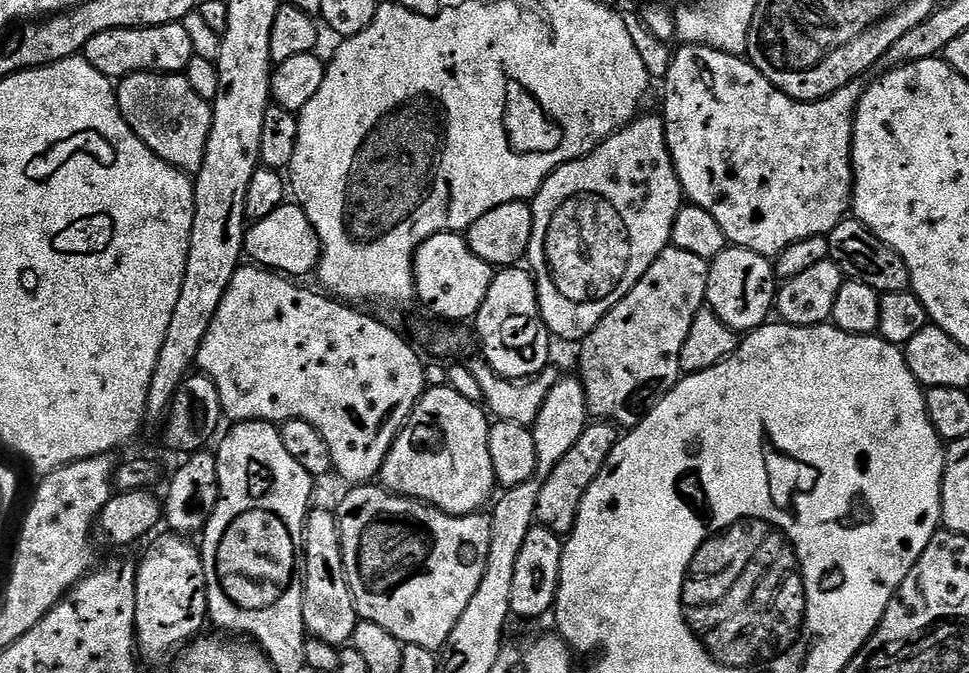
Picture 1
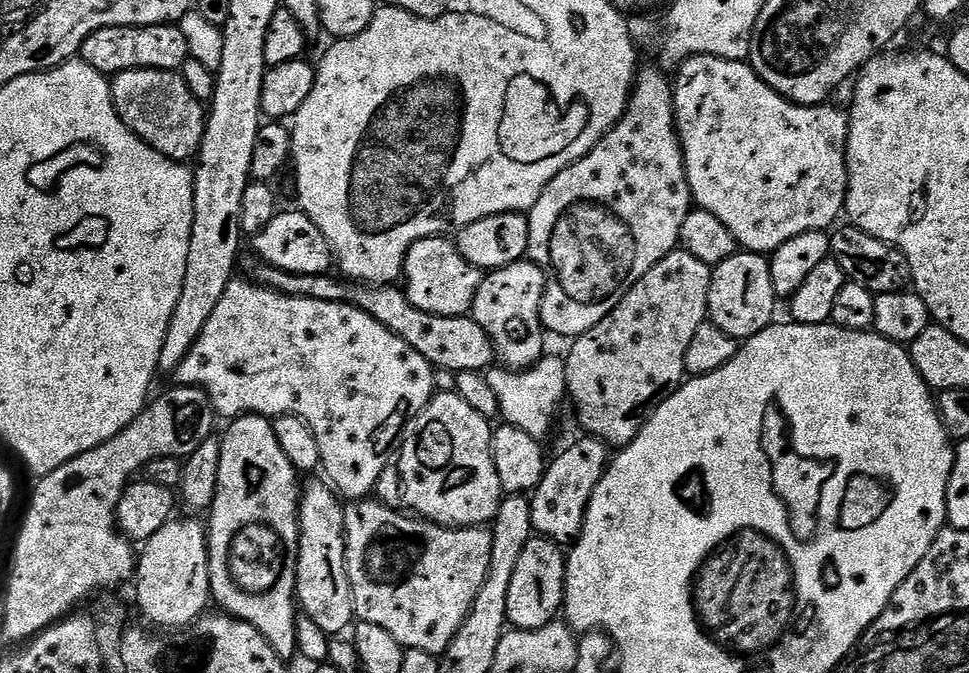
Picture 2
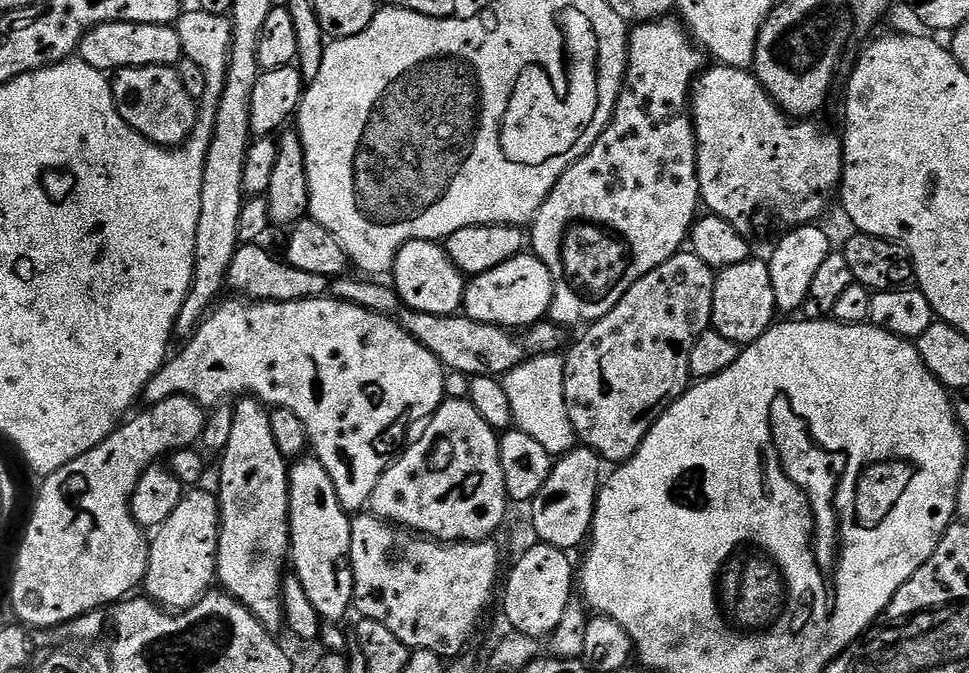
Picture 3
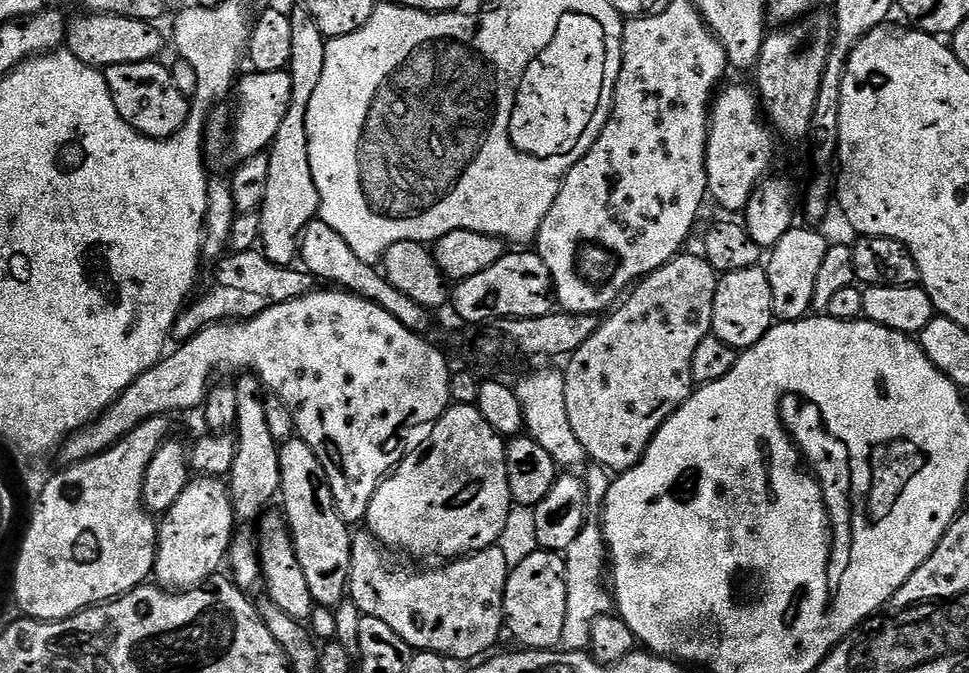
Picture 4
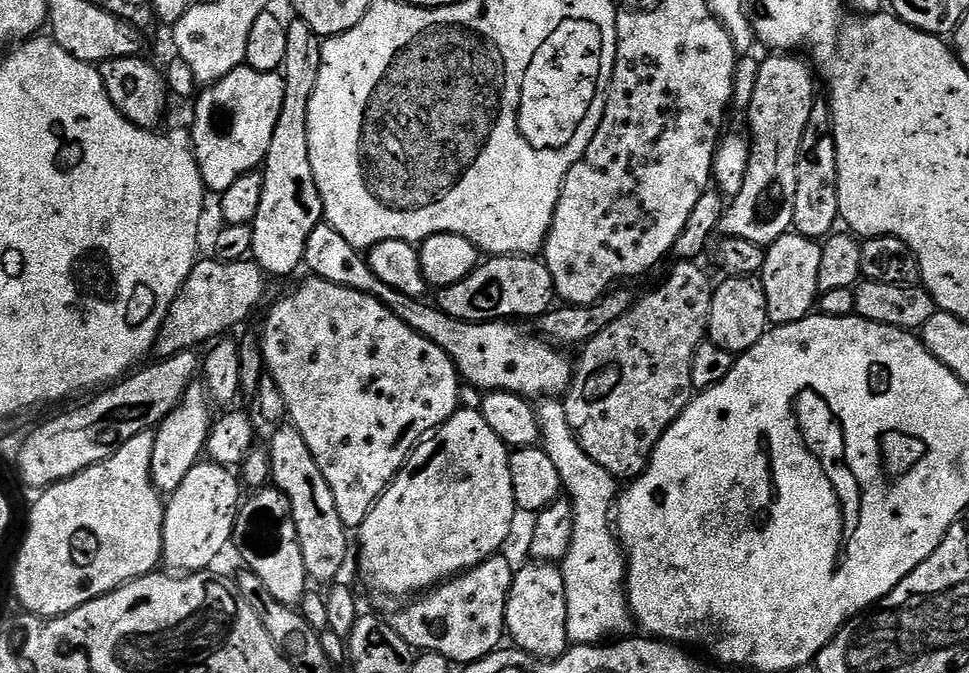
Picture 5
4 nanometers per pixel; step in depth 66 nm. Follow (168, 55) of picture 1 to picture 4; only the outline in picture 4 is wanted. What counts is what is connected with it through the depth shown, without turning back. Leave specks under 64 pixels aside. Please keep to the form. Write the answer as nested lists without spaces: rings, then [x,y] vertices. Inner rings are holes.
[[[109,12],[83,15],[69,23],[66,37],[66,50],[74,54],[78,62],[103,70],[110,66],[122,66],[126,62],[154,60],[161,55],[159,52],[164,48],[164,40],[155,23],[129,16],[115,16]]]

